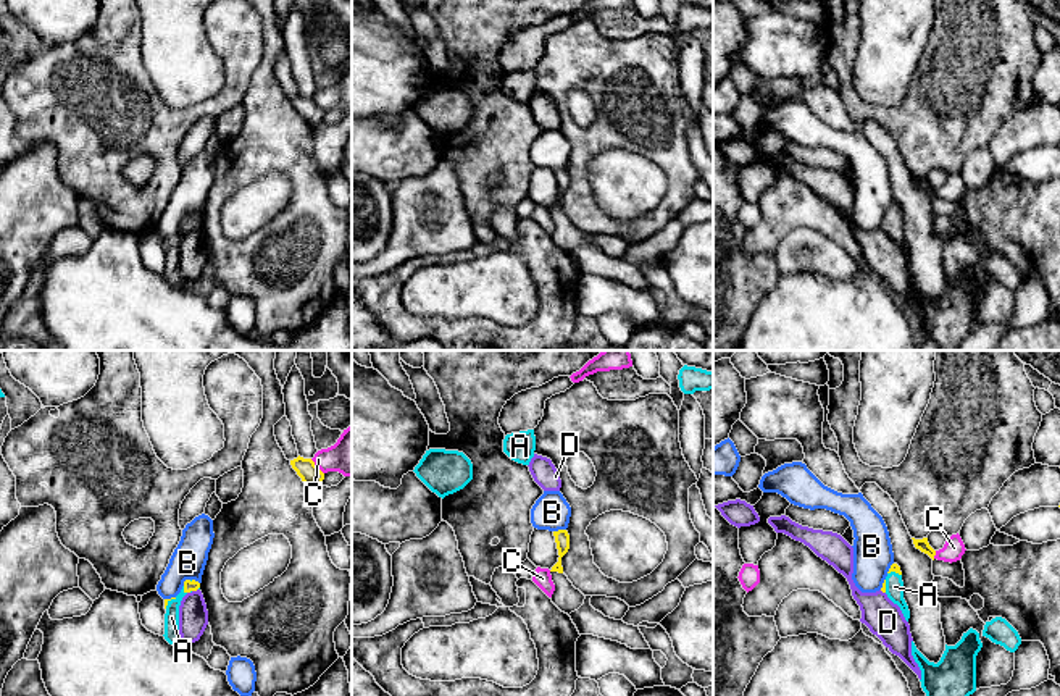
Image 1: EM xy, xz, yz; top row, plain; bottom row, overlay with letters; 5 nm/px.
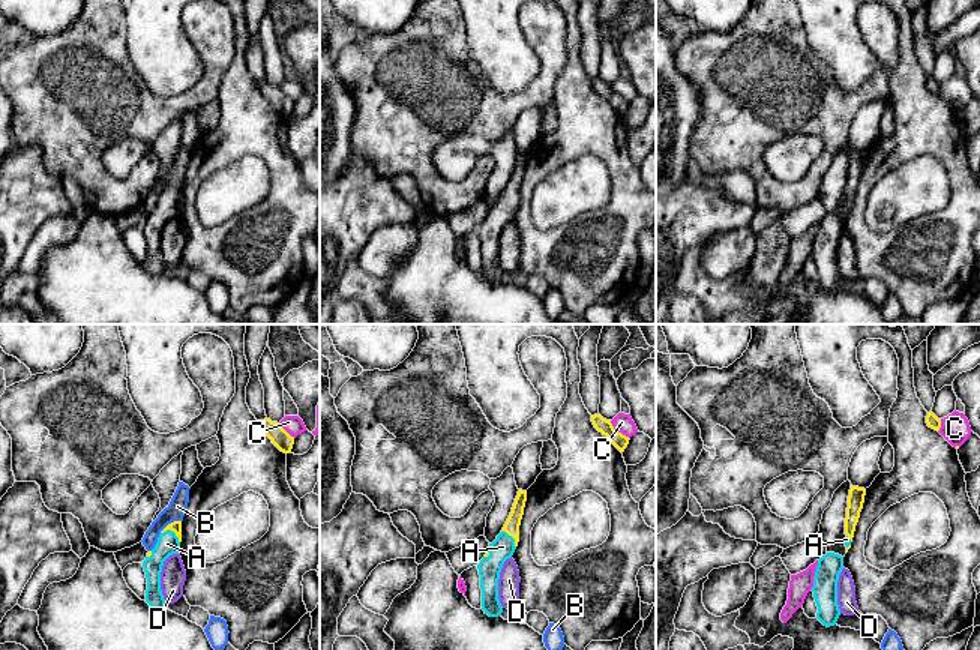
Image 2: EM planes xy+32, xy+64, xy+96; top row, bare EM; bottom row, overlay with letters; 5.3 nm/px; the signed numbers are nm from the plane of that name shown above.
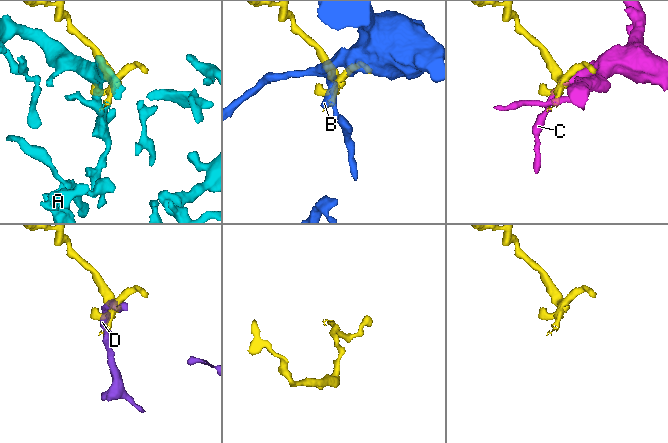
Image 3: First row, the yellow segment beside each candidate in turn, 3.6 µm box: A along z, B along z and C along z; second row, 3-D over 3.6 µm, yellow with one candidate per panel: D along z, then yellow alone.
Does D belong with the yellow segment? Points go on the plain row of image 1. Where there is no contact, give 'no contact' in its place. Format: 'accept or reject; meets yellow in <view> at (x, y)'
reject; meets yellow in xy at (194, 228)

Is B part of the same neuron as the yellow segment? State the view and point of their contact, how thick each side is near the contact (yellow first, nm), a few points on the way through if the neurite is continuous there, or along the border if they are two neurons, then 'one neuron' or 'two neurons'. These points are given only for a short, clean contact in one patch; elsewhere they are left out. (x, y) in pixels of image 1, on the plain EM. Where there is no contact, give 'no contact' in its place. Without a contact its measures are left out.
xz (559, 168) | 80/180 nm | along xz (565, 167), (554, 170) | two neurons

